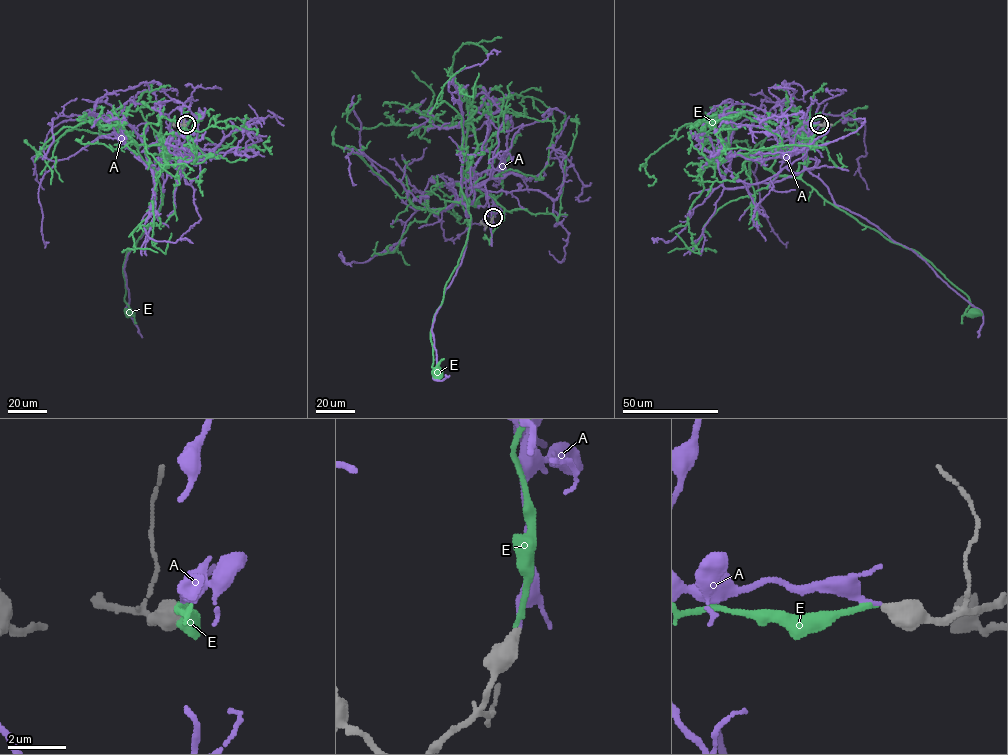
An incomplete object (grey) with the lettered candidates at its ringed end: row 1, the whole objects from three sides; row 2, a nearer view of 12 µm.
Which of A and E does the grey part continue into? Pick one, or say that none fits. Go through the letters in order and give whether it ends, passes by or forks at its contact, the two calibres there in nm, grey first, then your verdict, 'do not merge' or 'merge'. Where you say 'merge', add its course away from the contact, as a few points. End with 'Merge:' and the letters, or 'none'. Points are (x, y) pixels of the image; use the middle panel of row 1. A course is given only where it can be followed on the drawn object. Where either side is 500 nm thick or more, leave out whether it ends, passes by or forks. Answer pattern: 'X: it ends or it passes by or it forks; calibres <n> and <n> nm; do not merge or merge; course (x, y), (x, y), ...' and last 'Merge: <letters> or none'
A: calibres 500 and 200 nm; merge; course (493, 217), (492, 197), (482, 189), (454, 202), (466, 207), (470, 226), (431, 331), (434, 379), (449, 375)
E: calibres 500 and 190 nm; do not merge
Merge: A

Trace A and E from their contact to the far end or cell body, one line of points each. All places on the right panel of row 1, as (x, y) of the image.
A: (819, 124), (805, 123), (790, 141), (805, 147), (805, 167), (836, 204), (911, 249), (979, 309), (978, 337)
E: (819, 124), (796, 128), (808, 164), (800, 178), (863, 225), (919, 253), (966, 295), (965, 312), (974, 312)

